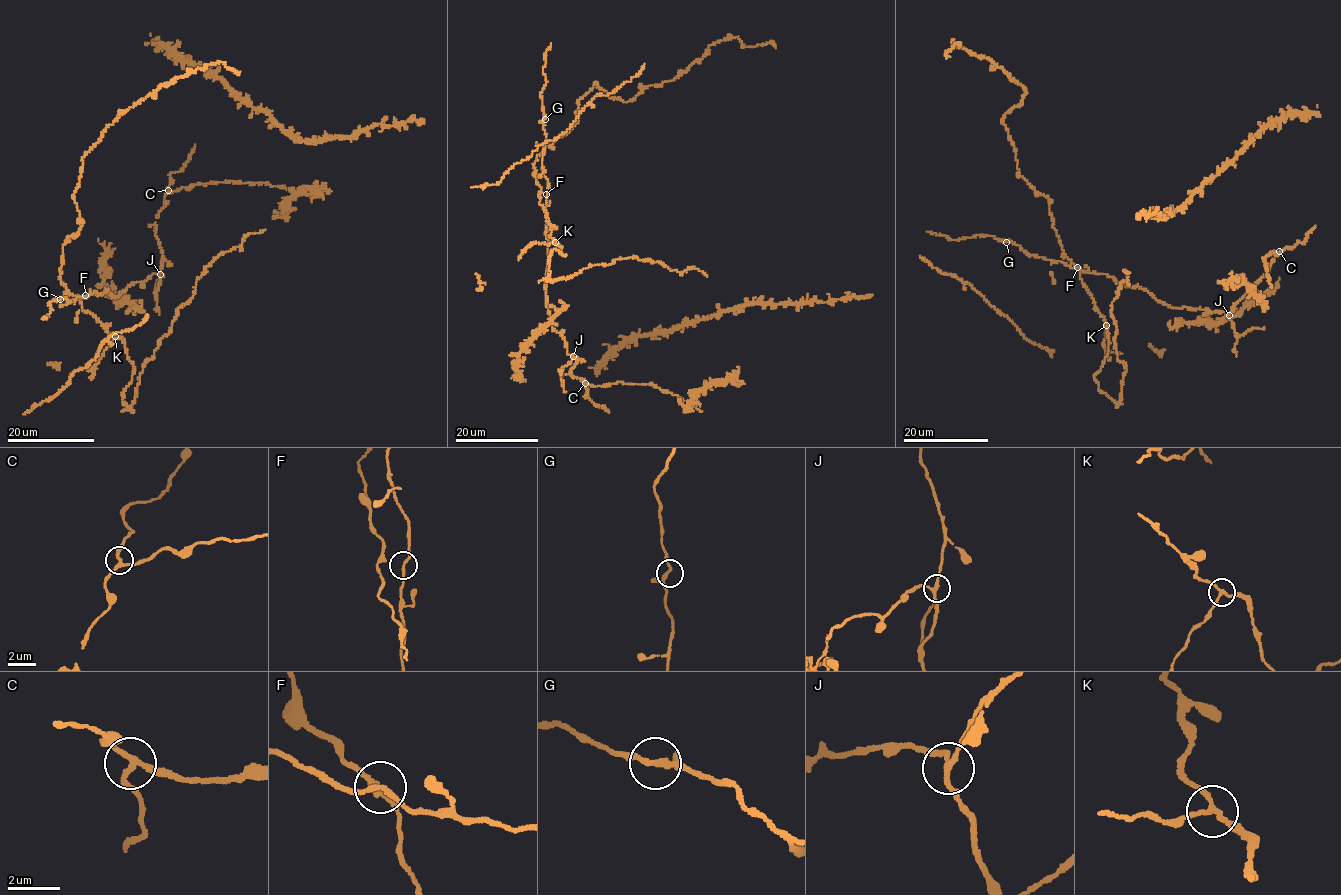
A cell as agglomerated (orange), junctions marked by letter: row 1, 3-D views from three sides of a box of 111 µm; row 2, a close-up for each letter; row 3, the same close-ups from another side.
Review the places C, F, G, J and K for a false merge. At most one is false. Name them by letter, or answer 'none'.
K

